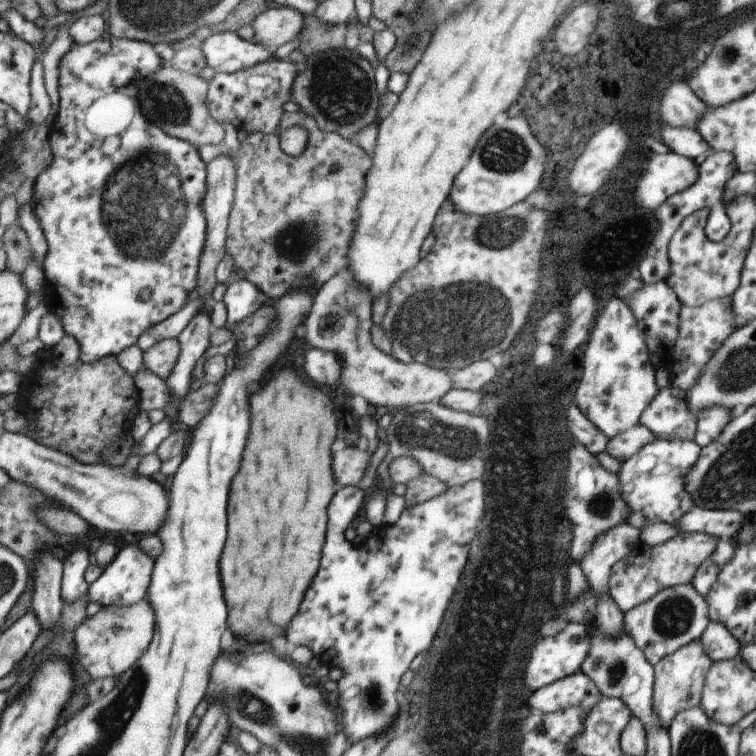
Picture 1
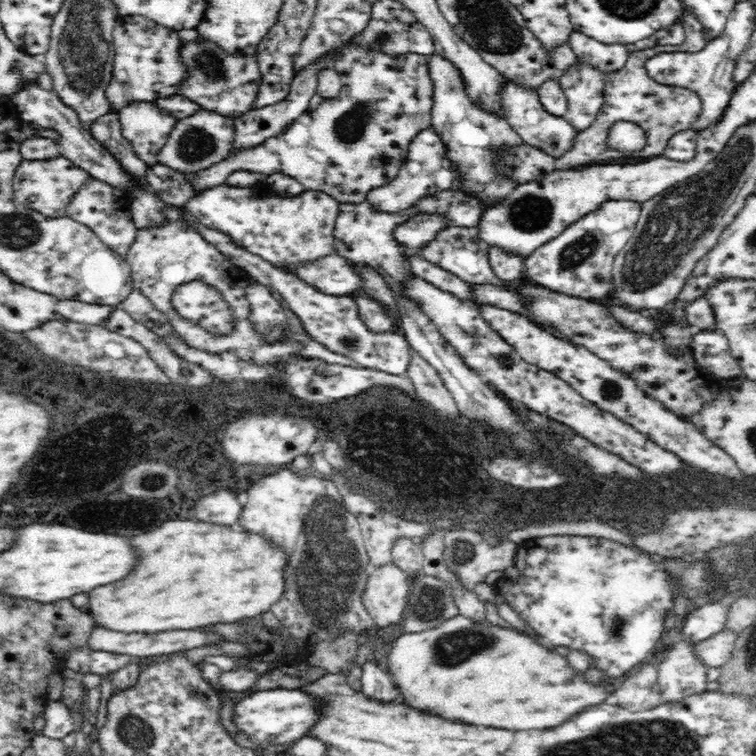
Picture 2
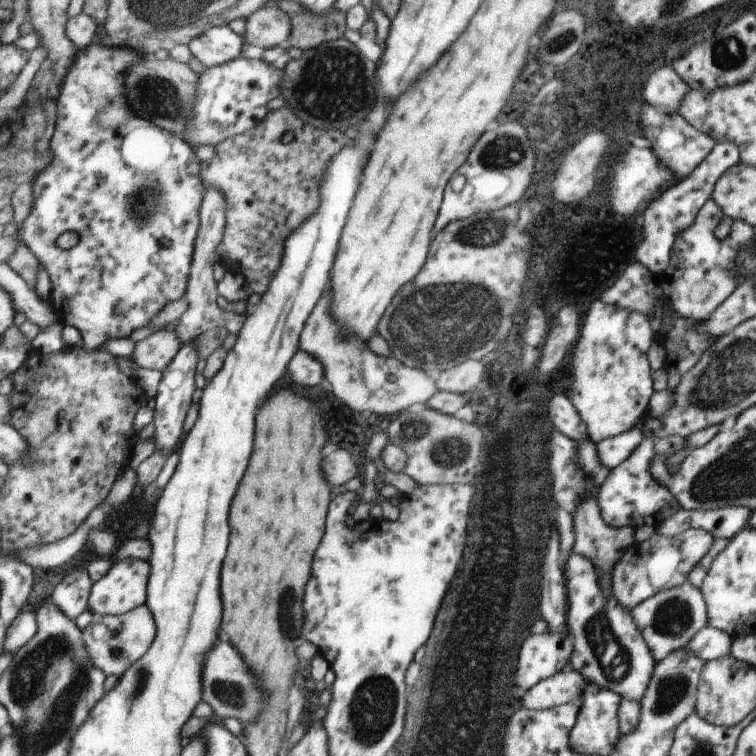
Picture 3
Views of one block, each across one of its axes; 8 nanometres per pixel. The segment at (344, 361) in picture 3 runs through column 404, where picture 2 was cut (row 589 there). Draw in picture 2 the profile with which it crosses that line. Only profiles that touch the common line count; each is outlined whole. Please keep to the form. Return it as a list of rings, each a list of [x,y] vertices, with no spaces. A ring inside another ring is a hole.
[[[388,562],[388,566],[376,568],[376,572],[370,574],[360,600],[376,626],[380,626],[380,632],[384,626],[392,628],[394,624],[402,622],[402,614],[408,606],[410,586],[412,578],[396,568],[394,562]]]

